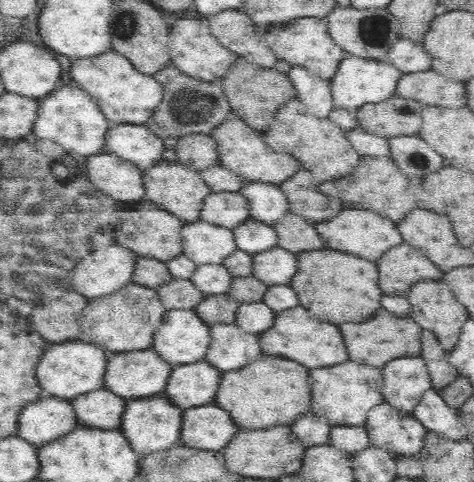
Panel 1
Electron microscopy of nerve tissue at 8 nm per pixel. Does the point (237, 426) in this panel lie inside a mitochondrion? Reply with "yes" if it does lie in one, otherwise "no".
no

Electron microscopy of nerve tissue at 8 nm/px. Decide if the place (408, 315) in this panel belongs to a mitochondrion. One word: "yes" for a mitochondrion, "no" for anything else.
no

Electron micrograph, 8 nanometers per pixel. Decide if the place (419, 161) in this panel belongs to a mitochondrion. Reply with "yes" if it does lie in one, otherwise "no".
yes

